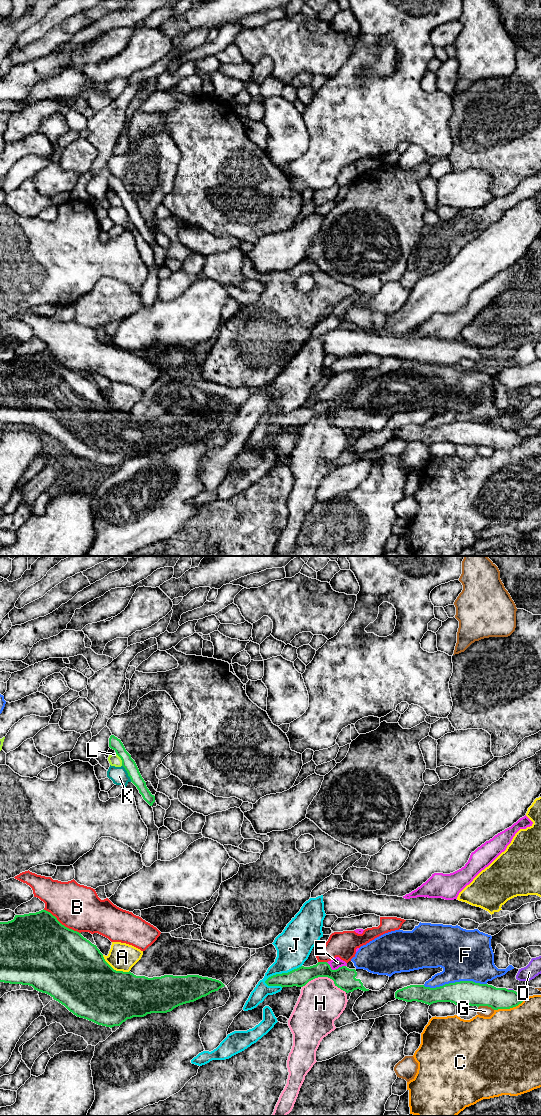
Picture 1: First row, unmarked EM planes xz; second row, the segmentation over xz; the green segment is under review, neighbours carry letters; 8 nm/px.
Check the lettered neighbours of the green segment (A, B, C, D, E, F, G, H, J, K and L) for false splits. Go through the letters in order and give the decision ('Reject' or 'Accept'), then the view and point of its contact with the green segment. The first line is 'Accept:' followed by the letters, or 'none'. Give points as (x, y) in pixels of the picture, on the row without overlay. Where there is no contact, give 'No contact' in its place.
Accept: none
A: Reject. Touches green at xz (115, 410)
B: Reject. Touches green at xz (61, 364)
C: Reject. Touches green at xz (510, 447)
D: Reject. Touches green at xz (510, 430)
E: Reject. Touches green at xz (336, 409)
F: Reject. Touches green at xz (455, 422)
G: Reject. Touches green at xz (486, 445)
H: Reject. Touches green at xz (325, 416)
J: Reject. Touches green at xz (282, 413)
K: Reject. Touches green at xz (127, 212)
L: Reject. Touches green at xz (121, 199)

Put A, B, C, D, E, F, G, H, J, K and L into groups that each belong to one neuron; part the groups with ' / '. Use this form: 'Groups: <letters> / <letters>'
Groups: A / B / C / D / E H / F / G / J / K / L

